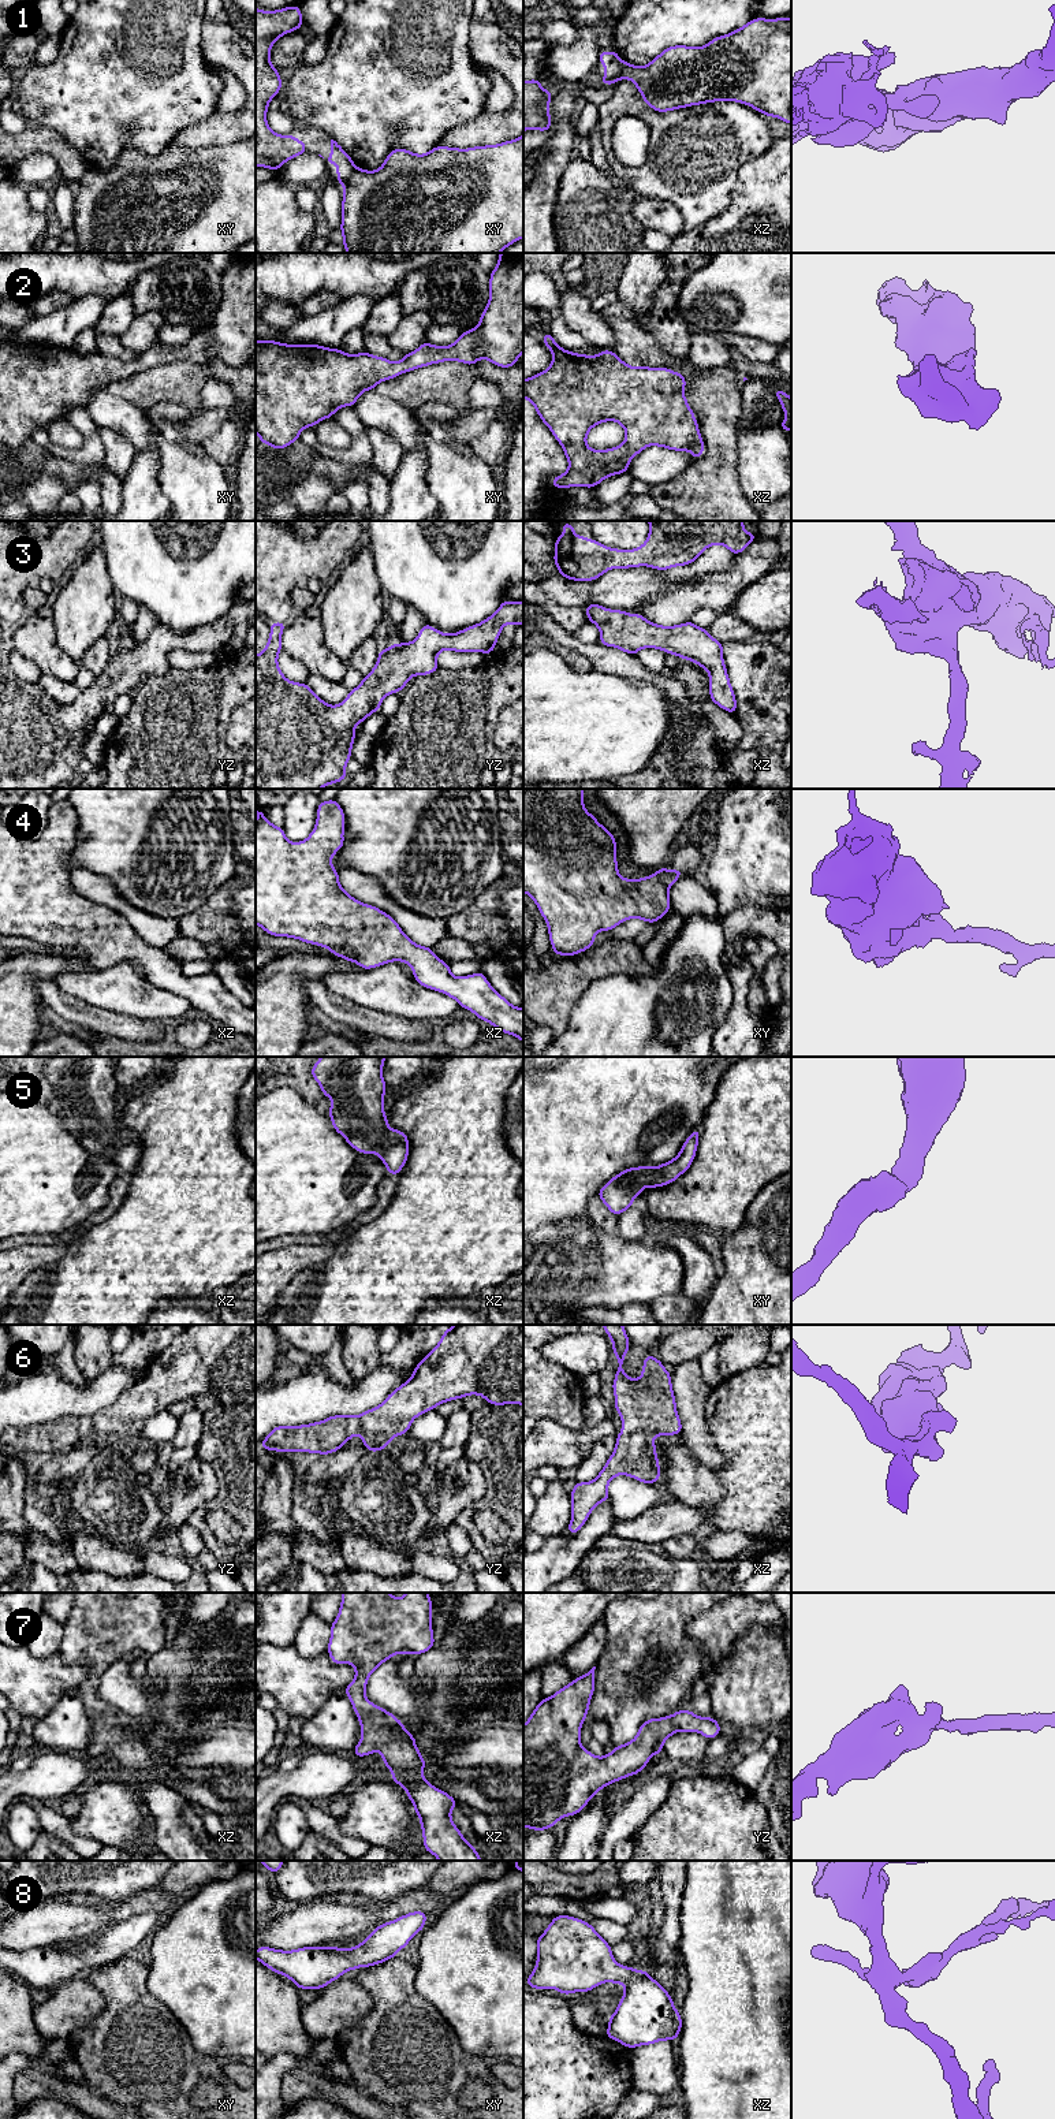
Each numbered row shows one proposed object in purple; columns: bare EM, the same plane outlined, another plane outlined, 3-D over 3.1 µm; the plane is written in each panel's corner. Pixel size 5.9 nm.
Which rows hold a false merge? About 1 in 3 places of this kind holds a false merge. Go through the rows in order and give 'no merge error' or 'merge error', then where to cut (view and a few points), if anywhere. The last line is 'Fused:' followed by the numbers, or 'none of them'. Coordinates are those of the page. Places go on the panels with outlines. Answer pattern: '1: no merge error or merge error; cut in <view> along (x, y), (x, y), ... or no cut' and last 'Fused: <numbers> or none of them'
1: merge error; cut in xy along (355, 168), (343, 185)
2: no merge error; no cut
3: no merge error; no cut
4: no merge error; no cut
5: no merge error; no cut
6: no merge error; no cut
7: no merge error; no cut
8: no merge error; no cut
Fused: 1

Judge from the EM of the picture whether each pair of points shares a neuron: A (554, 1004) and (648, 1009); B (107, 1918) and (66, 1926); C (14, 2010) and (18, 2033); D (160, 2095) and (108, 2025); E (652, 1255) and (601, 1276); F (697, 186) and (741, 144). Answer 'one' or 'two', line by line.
A: two
B: one
C: one
D: one
E: one
F: one

